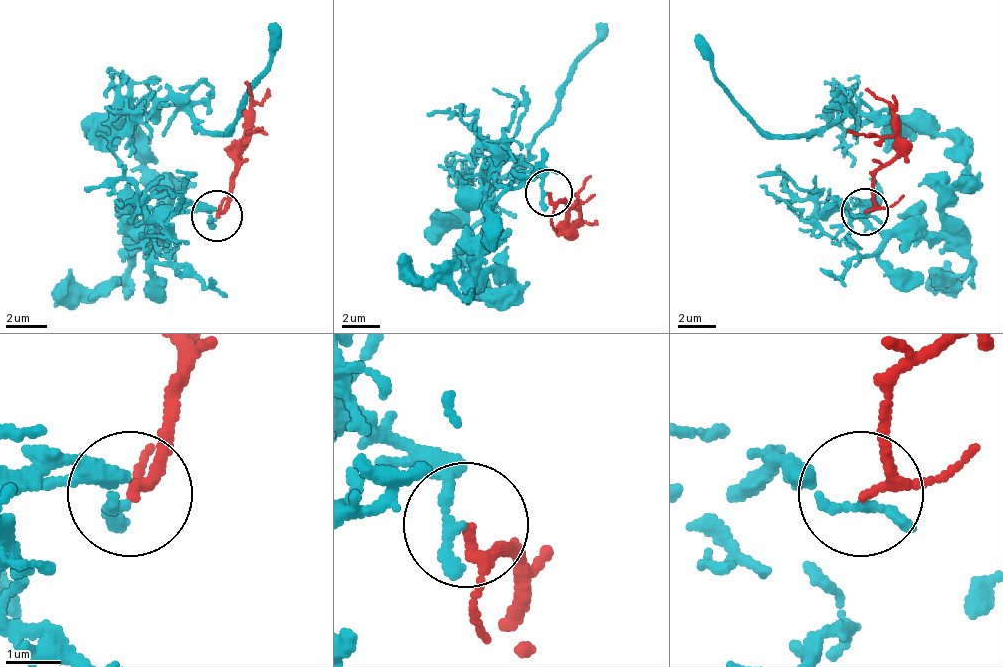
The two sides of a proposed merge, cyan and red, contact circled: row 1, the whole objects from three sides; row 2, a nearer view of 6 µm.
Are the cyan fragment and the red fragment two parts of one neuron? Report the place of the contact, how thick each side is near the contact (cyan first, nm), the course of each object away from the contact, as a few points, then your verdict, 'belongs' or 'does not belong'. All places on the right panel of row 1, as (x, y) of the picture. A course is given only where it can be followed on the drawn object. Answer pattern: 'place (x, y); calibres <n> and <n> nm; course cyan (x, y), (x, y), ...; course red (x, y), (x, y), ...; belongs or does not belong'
place (864, 211); calibres 220 and 140 nm; course cyan (863, 212), (835, 203), (882, 231), (938, 231), (962, 151), (849, 105), (821, 128), (765, 133), (695, 34); course red (863, 212), (896, 137), (896, 114), (863, 91); does not belong

